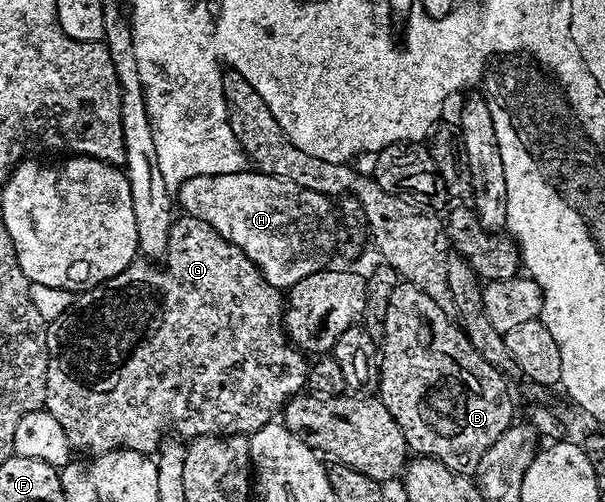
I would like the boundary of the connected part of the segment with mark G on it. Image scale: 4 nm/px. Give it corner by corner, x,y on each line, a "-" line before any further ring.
183,214
176,217
171,225
171,231
168,236
168,246
165,255
165,262
167,267
163,270
163,319
158,322
155,318
147,318
147,310
151,314
155,314
159,310
159,270
154,266
156,264
151,260
136,260
127,266
121,272
117,272
117,276
113,276
109,280
102,282
100,286
92,286
89,290
84,290
72,301
71,306
65,312
61,312
61,316
50,319
47,328
47,401
45,409
48,410
53,416
57,416
57,424
61,424
61,428
65,428
65,436
69,436
69,444
72,451
81,453
83,456
98,456
101,454
108,454
114,450
132,450
138,454
145,454
148,456
154,455
159,449
161,441
162,430
166,426
172,426
176,430
176,435
182,436
184,439
190,440
193,438
201,438
205,434
241,434
250,436
259,430
267,422
272,421
286,406
290,398
295,397
306,387
307,384
307,368
309,365
309,358
300,347
292,344
285,333
285,298
281,293
280,287
269,284
264,278
263,273
253,264
253,260
249,260
249,256
245,256
245,252
241,252
241,248
237,248
233,244
229,244
229,240
225,240
213,228
209,228
209,224
205,224
205,220
197,220
191,214

